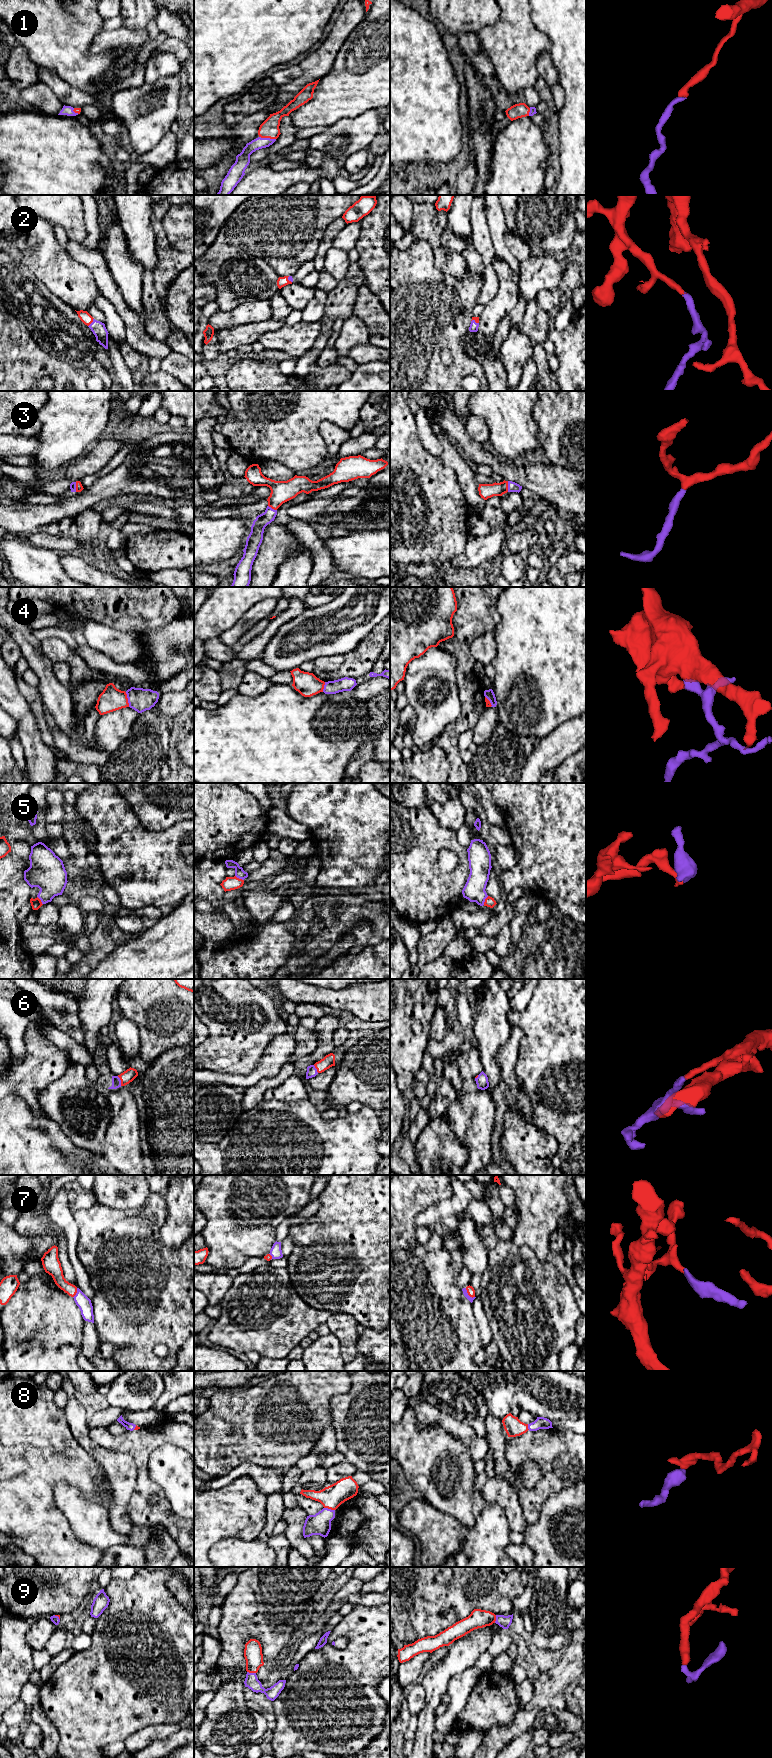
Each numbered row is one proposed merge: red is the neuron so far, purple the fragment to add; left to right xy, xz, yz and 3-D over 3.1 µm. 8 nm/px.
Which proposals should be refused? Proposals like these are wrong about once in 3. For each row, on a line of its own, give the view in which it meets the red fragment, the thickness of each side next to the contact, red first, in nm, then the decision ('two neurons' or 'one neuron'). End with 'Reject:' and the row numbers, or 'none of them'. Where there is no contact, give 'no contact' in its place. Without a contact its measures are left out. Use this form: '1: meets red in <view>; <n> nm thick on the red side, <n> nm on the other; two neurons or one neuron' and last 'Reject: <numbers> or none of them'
1: meets red in xz; 150 nm thick on the red side, 100 nm on the other; one neuron
2: meets red in xy; 90 nm thick on the red side, 120 nm on the other; one neuron
3: meets red in yz; 120 nm thick on the red side, 80 nm on the other; one neuron
4: meets red in xy; 190 nm thick on the red side, 190 nm on the other; two neurons
5: meets red in xz; 110 nm thick on the red side, 80 nm on the other; two neurons
6: meets red in xy; 100 nm thick on the red side, 80 nm on the other; one neuron
7: meets red in yz; 60 nm thick on the red side, 40 nm on the other; one neuron
8: meets red in xz; 190 nm thick on the red side, 180 nm on the other; one neuron
9: meets red in xz; 150 nm thick on the red side, 110 nm on the other; one neuron
Reject: 4, 5

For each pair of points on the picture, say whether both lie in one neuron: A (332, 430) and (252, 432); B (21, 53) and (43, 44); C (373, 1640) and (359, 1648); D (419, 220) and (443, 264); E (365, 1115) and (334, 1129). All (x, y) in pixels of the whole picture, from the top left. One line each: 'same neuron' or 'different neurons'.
A: different neurons
B: different neurons
C: same neuron
D: same neuron
E: same neuron

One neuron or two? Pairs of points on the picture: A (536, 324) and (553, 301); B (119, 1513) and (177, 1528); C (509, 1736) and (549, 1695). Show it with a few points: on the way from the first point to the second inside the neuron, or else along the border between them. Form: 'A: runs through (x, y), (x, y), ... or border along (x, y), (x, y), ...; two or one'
A: border along (534, 298), (548, 313); two
B: border along (131, 1492), (128, 1516), (135, 1525); two
C: runs through (519, 1725), (538, 1704); one

